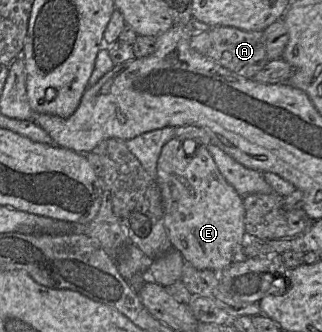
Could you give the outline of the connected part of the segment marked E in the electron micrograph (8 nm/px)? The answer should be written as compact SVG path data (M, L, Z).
M177 137L168 141L157 162L164 225L171 249L179 251L186 263L219 273L238 259L240 247L248 240L243 197L222 176L206 145L197 144L194 153L187 155L183 141Z

